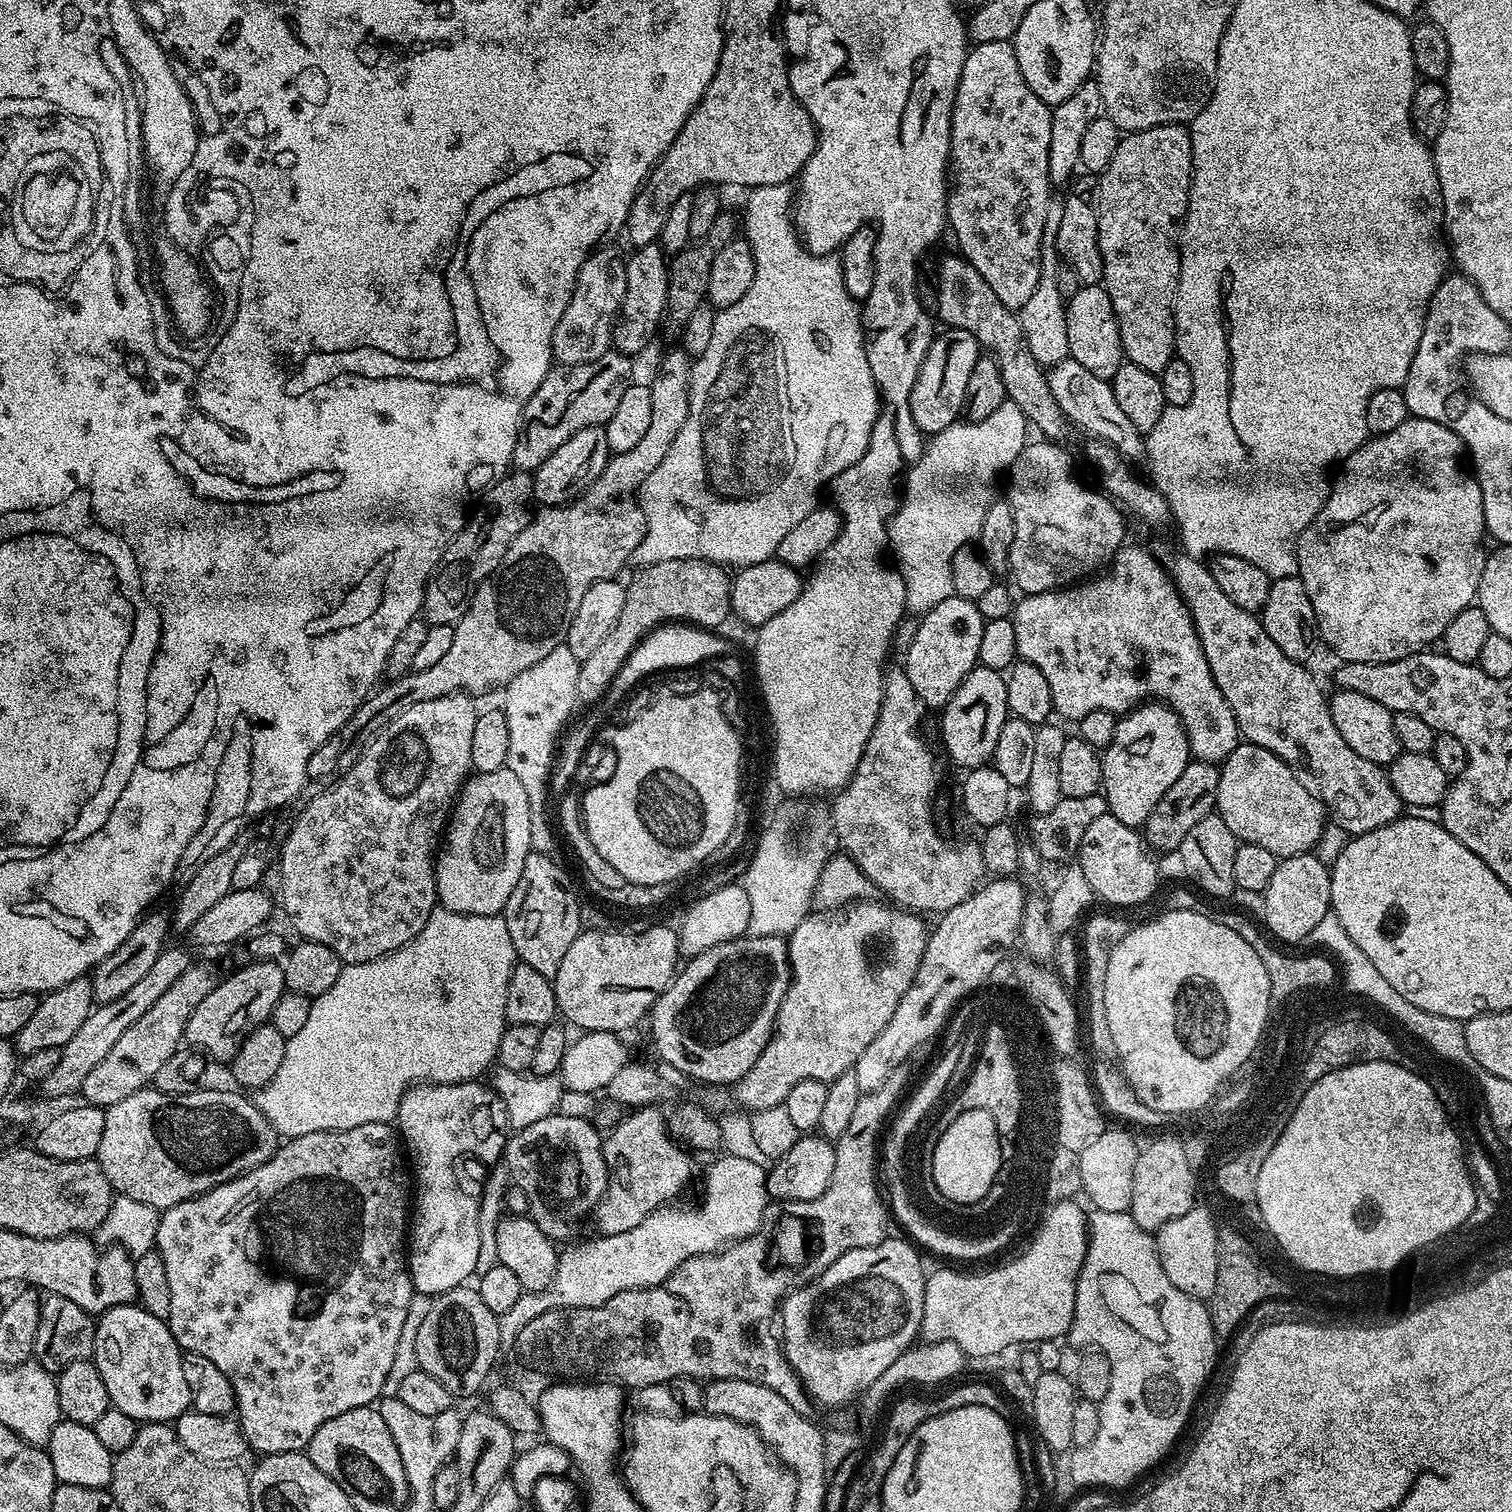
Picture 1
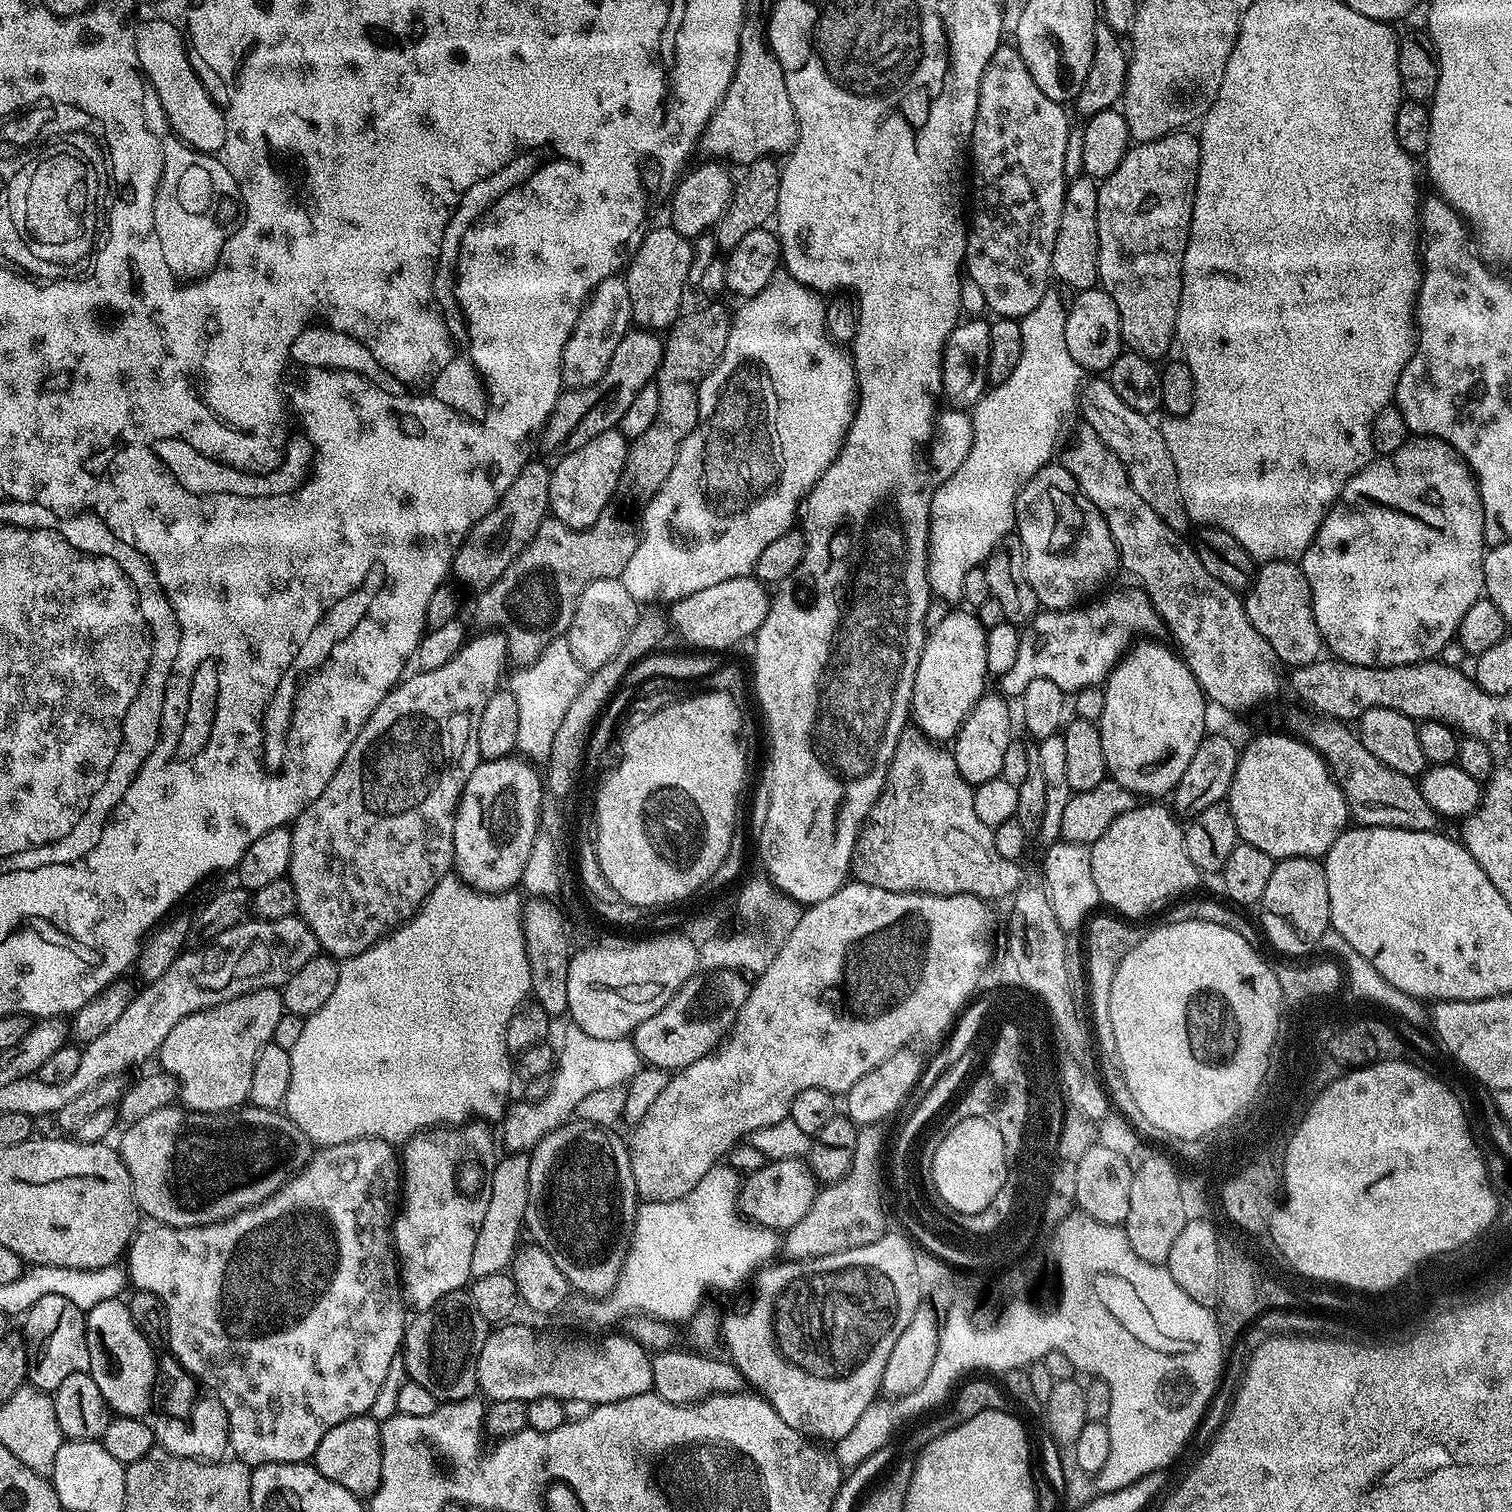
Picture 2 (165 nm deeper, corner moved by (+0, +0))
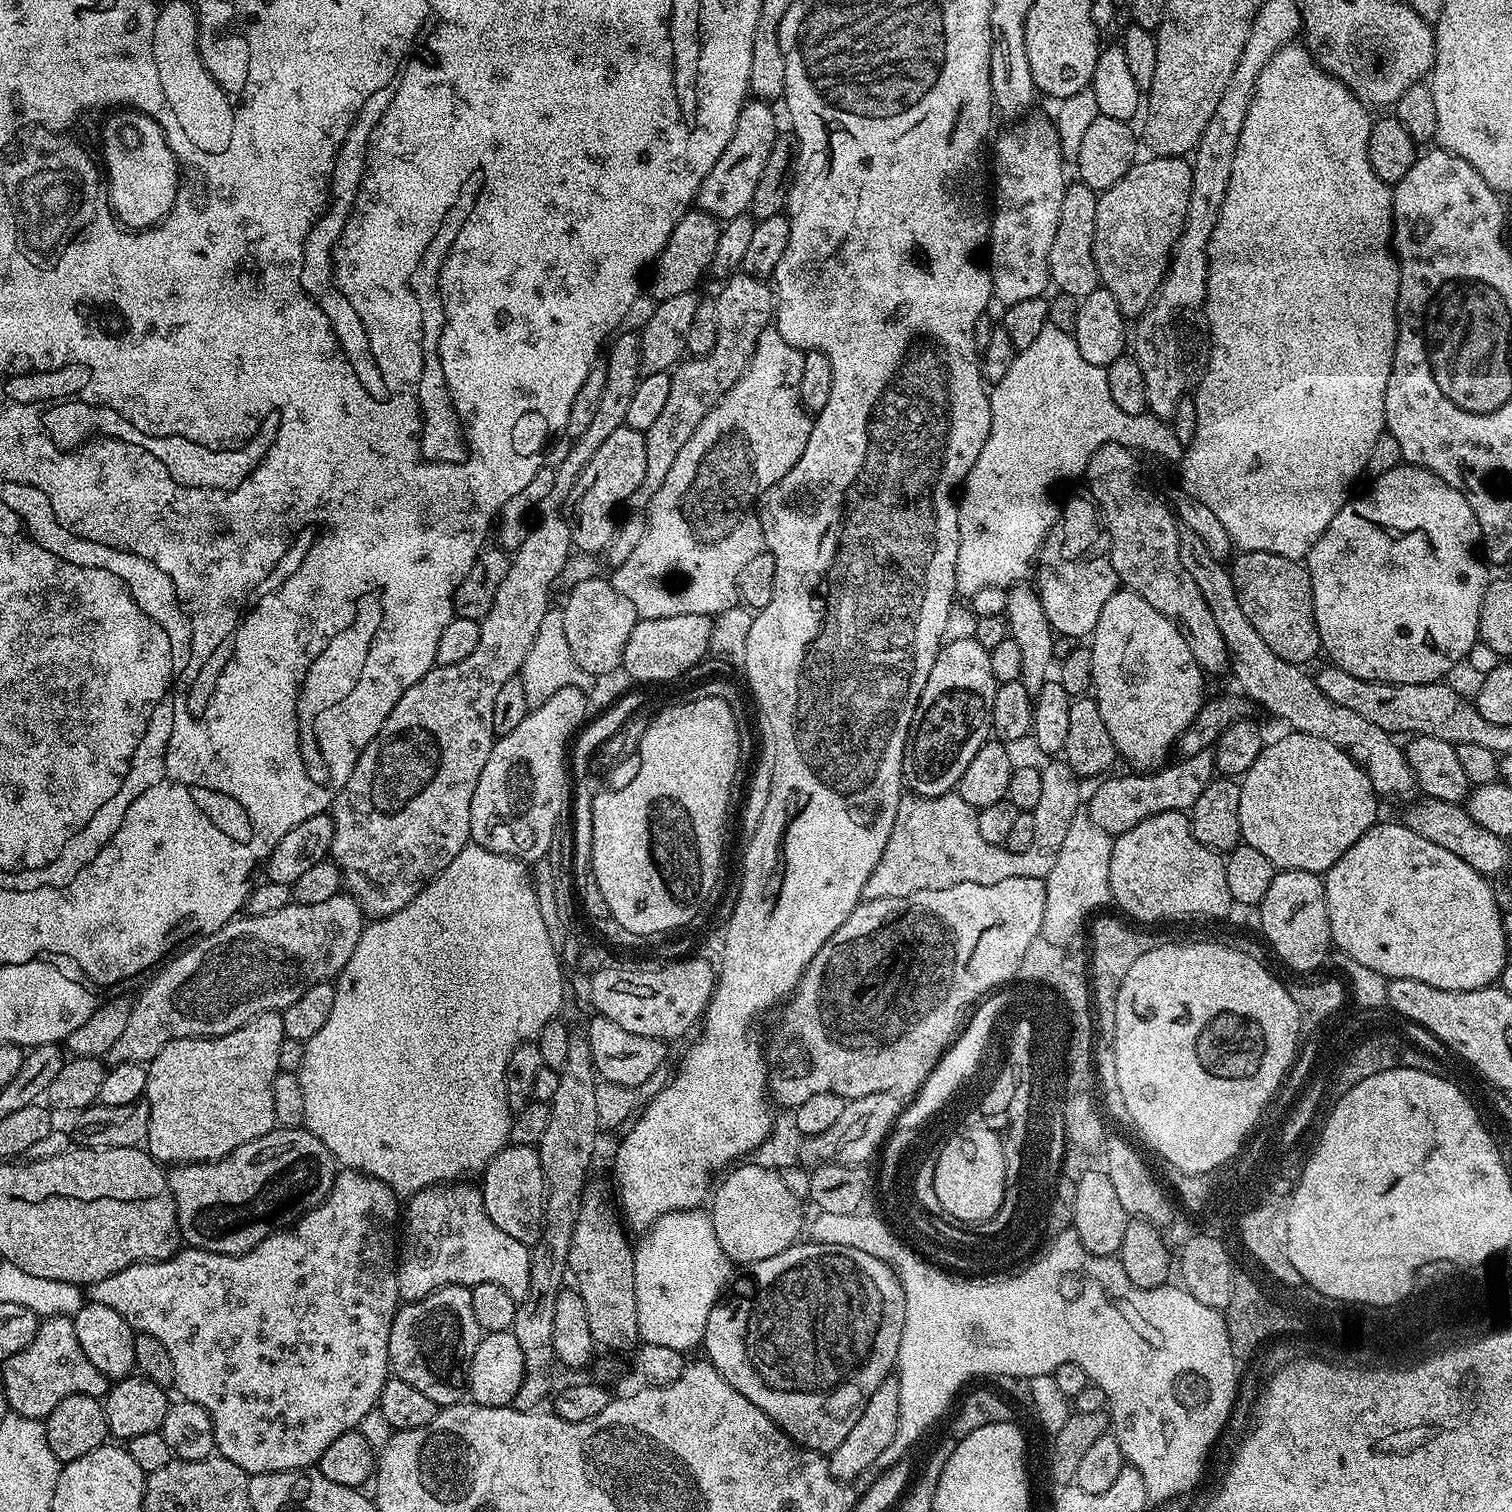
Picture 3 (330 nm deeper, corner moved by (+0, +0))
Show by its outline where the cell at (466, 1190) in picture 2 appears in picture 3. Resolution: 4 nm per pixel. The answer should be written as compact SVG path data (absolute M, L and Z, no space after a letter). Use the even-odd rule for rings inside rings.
M449 1182L447 1184L434 1184L430 1188L424 1188L421 1190L421 1192L416 1192L412 1196L407 1197L406 1204L408 1204L408 1209L405 1210L403 1209L402 1212L402 1220L404 1216L404 1236L402 1232L402 1239L399 1241L398 1244L398 1263L396 1266L396 1281L398 1282L398 1290L400 1291L400 1299L401 1301L404 1302L411 1302L414 1300L421 1300L422 1298L426 1298L429 1294L432 1292L437 1292L439 1288L445 1288L446 1285L448 1284L463 1284L465 1286L473 1286L476 1284L480 1283L494 1283L497 1284L498 1286L502 1286L502 1289L506 1290L507 1294L510 1294L510 1297L512 1299L516 1300L517 1302L524 1297L526 1294L526 1290L530 1286L530 1262L532 1261L532 1253L530 1251L529 1245L527 1244L520 1244L518 1242L518 1238L510 1238L510 1234L505 1234L503 1230L498 1230L498 1226L494 1226L494 1222L490 1222L490 1214L486 1214L486 1206L484 1205L484 1193L481 1191L479 1187L476 1188L472 1184L468 1184L472 1182Z

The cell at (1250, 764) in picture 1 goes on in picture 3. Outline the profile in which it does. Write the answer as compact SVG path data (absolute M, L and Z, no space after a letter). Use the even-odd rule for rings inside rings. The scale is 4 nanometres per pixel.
M1295 730L1289 731L1287 734L1289 736L1280 736L1273 744L1272 741L1265 743L1258 758L1254 758L1254 766L1250 766L1250 770L1246 770L1239 781L1238 822L1240 823L1240 835L1243 843L1254 846L1254 850L1259 850L1265 858L1270 858L1270 862L1277 870L1289 868L1290 870L1306 870L1323 874L1331 870L1334 862L1338 862L1338 858L1342 858L1342 854L1346 854L1346 850L1350 850L1350 846L1354 846L1354 842L1358 842L1358 838L1362 838L1362 834L1366 834L1366 830L1370 830L1373 824L1377 823L1376 803L1378 803L1378 797L1370 778L1364 773L1363 767L1357 764L1352 757L1347 756L1338 746L1334 746L1334 742L1326 742L1326 738L1314 738L1310 734Z

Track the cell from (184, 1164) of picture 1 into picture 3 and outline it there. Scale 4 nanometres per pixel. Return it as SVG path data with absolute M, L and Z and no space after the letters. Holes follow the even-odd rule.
M277 1126L272 1131L262 1134L262 1138L254 1138L250 1142L238 1146L238 1150L234 1150L229 1156L214 1160L210 1164L177 1164L167 1173L167 1177L170 1194L174 1198L174 1206L178 1214L178 1226L180 1227L183 1243L187 1247L201 1248L214 1254L241 1256L250 1250L254 1250L254 1246L258 1246L270 1234L279 1232L281 1228L295 1225L301 1216L305 1216L310 1210L317 1208L332 1192L332 1182L337 1172L336 1157L332 1156L330 1150L326 1150L326 1146L322 1146L322 1142L318 1142L318 1138L314 1138L314 1134L309 1132L307 1128L303 1126L298 1128L281 1128Z

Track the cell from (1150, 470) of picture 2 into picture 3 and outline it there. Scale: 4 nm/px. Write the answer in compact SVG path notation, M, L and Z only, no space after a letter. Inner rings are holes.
M1180 528L1178 558L1180 571L1191 578L1198 590L1202 590L1202 598L1206 598L1206 606L1210 606L1210 614L1214 614L1214 622L1228 651L1230 672L1236 675L1240 683L1239 691L1253 705L1261 704L1270 715L1285 720L1289 729L1334 742L1334 746L1338 746L1363 767L1377 797L1408 796L1412 791L1417 791L1416 776L1408 765L1405 749L1392 741L1395 740L1393 733L1382 730L1382 726L1374 726L1374 722L1361 718L1346 706L1338 706L1338 702L1330 702L1330 698L1318 690L1315 679L1304 673L1305 669L1301 665L1278 658L1278 654L1274 654L1266 642L1262 642L1258 630L1250 626L1250 618L1246 618L1246 614L1242 614L1242 606L1238 606L1238 594L1234 594L1231 571L1216 560L1210 550L1206 550L1202 538L1198 538L1194 530Z

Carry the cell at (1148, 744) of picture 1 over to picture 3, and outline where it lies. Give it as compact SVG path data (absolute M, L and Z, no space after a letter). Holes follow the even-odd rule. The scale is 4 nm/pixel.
M1118 590L1106 598L1106 606L1102 606L1102 614L1098 614L1098 626L1094 626L1092 631L1090 647L1094 658L1091 691L1102 714L1102 722L1106 722L1110 738L1114 738L1119 759L1129 760L1136 770L1161 767L1169 759L1168 751L1176 748L1177 738L1182 730L1186 730L1186 726L1190 726L1190 722L1194 722L1206 699L1206 673L1194 654L1190 654L1186 638L1182 638L1175 626L1165 616L1158 614L1158 610L1154 610L1146 598L1137 592Z

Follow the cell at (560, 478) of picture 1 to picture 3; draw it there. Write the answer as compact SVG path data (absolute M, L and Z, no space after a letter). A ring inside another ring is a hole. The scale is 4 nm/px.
M630 427L619 428L598 446L594 458L582 470L582 474L574 482L574 490L570 490L570 498L566 505L566 519L568 528L572 532L572 546L580 554L600 554L611 544L613 536L616 535L617 525L612 524L612 511L619 504L623 505L642 486L642 478L646 474L646 442L644 433Z

